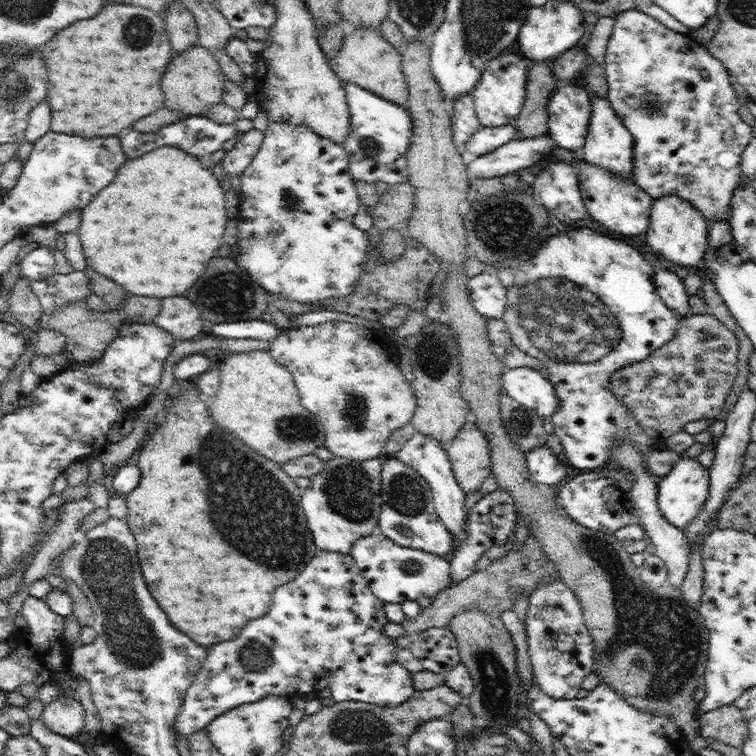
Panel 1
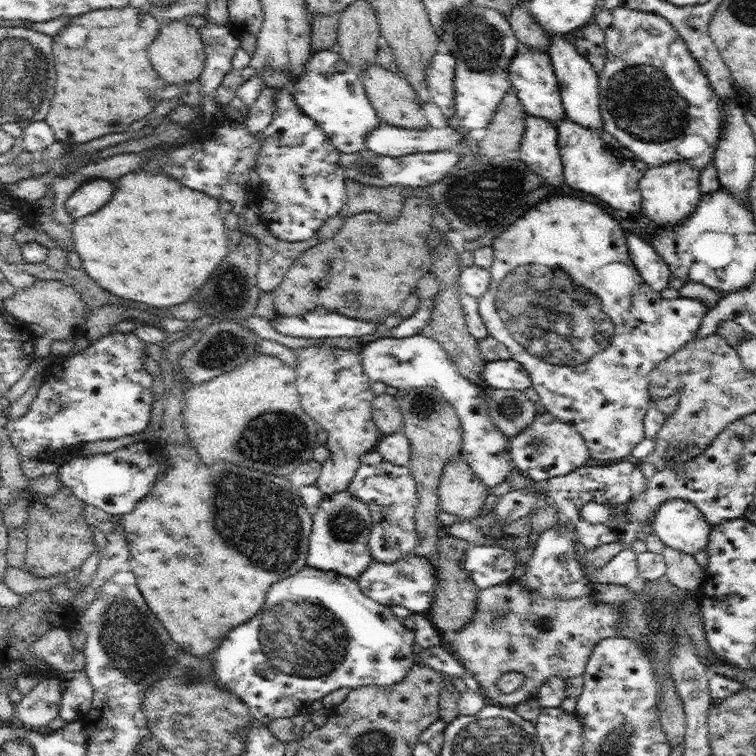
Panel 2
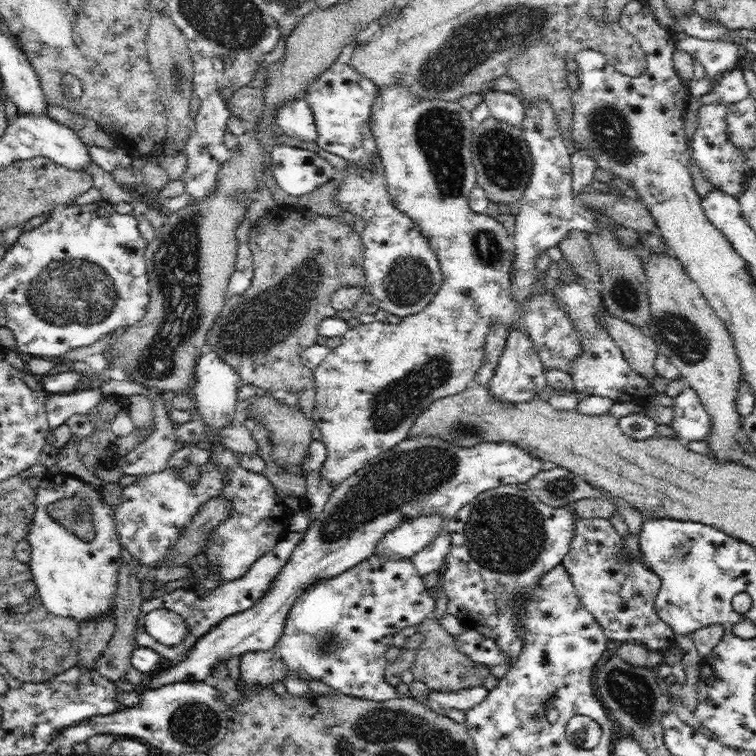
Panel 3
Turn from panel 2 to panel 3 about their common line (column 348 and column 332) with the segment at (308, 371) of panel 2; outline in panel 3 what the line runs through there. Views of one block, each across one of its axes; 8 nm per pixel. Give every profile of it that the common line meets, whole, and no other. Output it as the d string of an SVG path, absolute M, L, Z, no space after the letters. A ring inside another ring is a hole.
M393 85L390 87L379 88L377 93L377 100L373 107L373 116L371 117L370 129L377 139L377 148L384 165L384 175L387 182L388 194L390 194L390 200L394 203L394 207L398 211L402 211L404 215L410 217L414 221L414 225L419 228L422 236L425 236L432 247L432 250L436 252L436 256L439 258L439 265L441 273L443 274L443 281L439 291L434 295L434 298L430 301L430 304L424 308L424 310L418 312L418 314L412 314L402 318L398 324L391 324L388 321L374 321L369 324L359 324L356 327L350 327L342 336L342 343L330 350L326 359L320 363L314 373L314 383L316 393L314 396L314 410L312 411L312 418L314 419L315 426L320 428L322 432L321 441L326 445L327 457L320 468L320 477L330 481L330 484L336 488L337 484L340 484L343 480L350 478L359 468L364 468L364 465L381 452L389 451L392 447L396 446L401 440L408 438L410 434L410 428L412 428L416 418L422 414L438 398L444 396L452 396L462 392L467 384L474 380L478 369L482 362L484 362L484 356L486 356L485 338L488 334L490 324L492 322L501 322L504 326L511 328L519 328L522 332L525 332L531 341L535 344L535 349L538 351L538 356L542 360L544 367L547 370L561 370L562 372L568 372L570 370L570 363L574 363L577 355L583 350L582 339L579 334L575 334L572 320L568 317L566 309L562 305L558 305L554 301L554 288L556 286L562 286L560 282L570 282L570 280L578 281L579 278L570 264L566 262L564 258L554 261L548 267L543 277L536 277L534 283L534 290L531 297L522 305L518 301L512 299L512 291L510 291L510 284L512 284L512 264L514 264L514 243L512 236L508 234L504 226L500 222L496 222L494 218L487 216L486 213L474 213L469 206L469 194L471 190L477 185L477 172L473 165L472 145L473 141L473 127L472 127L471 112L464 109L459 102L447 102L442 100L424 101L416 99L416 96L412 95L406 87L402 85Z

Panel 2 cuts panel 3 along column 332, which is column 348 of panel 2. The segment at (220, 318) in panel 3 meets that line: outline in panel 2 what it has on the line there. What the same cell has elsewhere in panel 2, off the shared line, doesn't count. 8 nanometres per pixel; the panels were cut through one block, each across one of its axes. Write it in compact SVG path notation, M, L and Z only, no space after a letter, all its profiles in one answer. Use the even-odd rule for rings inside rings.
M406 195L404 198L403 206L400 209L402 214L393 220L392 223L384 221L380 218L377 213L373 212L360 212L359 214L348 216L345 218L342 228L334 235L333 238L324 239L313 246L308 248L303 252L303 255L299 256L288 269L286 275L282 279L282 282L273 290L271 294L273 295L273 301L276 306L278 316L302 316L303 313L309 313L315 310L316 307L327 308L330 312L335 312L353 319L367 320L371 322L378 322L378 324L383 324L383 321L390 314L396 314L399 311L401 304L408 298L410 293L414 293L416 289L416 284L420 278L422 278L426 273L430 272L432 266L431 249L429 248L429 232L432 230L432 207L426 201L426 199L418 196ZM354 293L360 299L360 306L358 308L352 308L347 305L346 299L349 294Z

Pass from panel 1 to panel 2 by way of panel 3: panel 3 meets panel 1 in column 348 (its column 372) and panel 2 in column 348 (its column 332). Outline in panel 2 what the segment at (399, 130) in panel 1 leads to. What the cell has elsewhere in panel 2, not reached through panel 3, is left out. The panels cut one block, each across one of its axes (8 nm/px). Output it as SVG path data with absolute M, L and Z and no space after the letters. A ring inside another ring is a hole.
M314 51L305 70L294 82L292 102L312 121L319 124L324 136L340 153L360 153L366 149L364 139L378 128L379 118L365 93L362 73L348 64L337 52Z

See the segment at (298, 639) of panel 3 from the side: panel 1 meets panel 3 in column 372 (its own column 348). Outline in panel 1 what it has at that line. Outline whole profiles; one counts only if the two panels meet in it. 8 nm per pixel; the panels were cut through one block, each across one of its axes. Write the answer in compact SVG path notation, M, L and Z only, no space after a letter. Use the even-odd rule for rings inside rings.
M320 552L316 558L310 560L310 563L304 568L304 571L296 576L296 579L288 582L288 584L284 584L284 586L280 586L280 588L276 588L276 592L272 594L270 612L266 616L262 616L260 620L250 620L246 624L246 628L242 628L238 638L222 642L222 644L216 644L214 648L207 649L206 660L204 660L202 668L199 670L193 684L188 688L186 697L180 707L179 715L176 717L175 731L177 736L183 736L189 741L195 732L210 724L217 716L231 711L240 705L254 704L258 700L264 700L266 696L286 696L286 698L293 700L296 698L306 698L308 695L321 697L327 694L336 702L357 701L376 704L382 707L400 706L400 704L406 703L408 698L415 692L414 683L411 672L394 661L396 651L398 650L394 645L394 640L382 634L384 626L389 622L385 614L384 605L385 603L371 592L368 582L364 579L363 573L359 570L351 556L341 555L338 552Z

